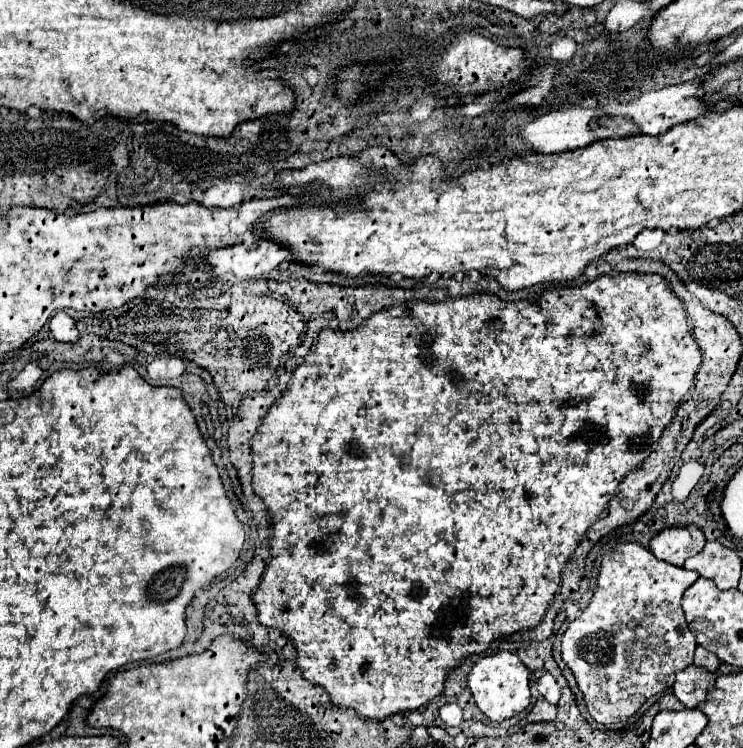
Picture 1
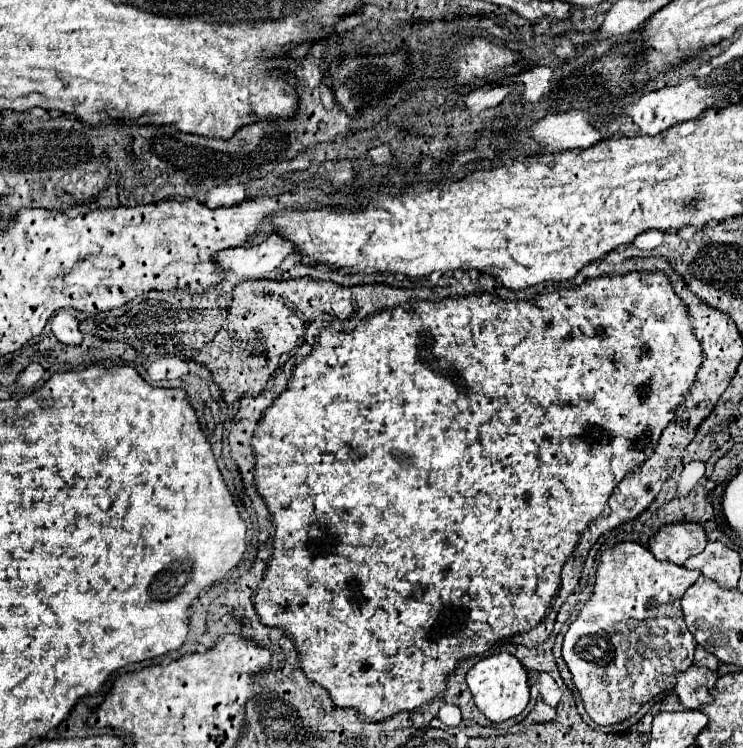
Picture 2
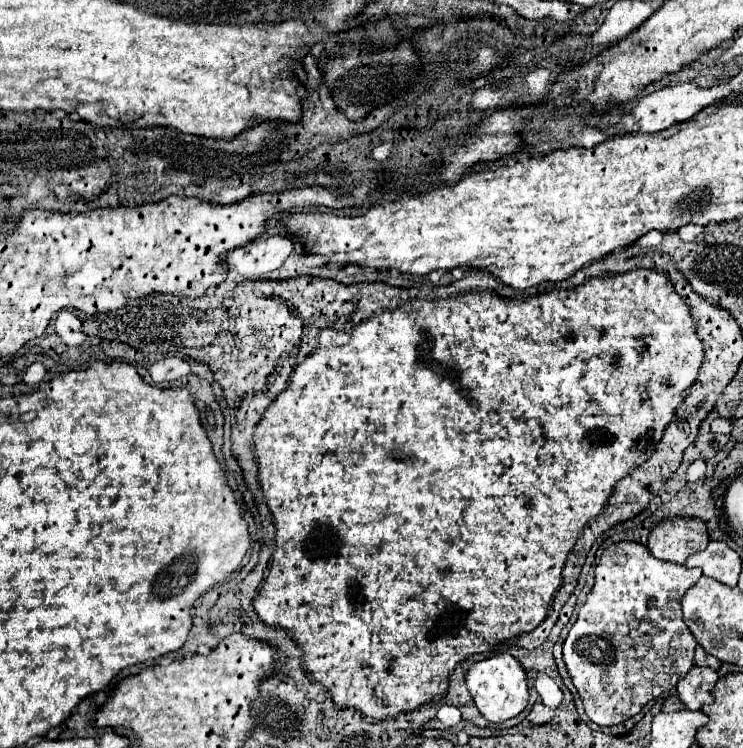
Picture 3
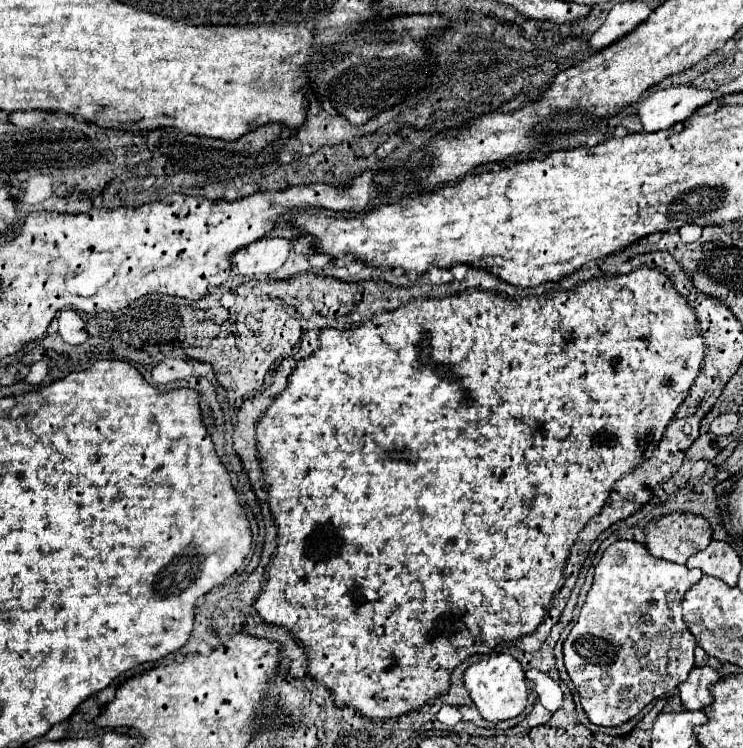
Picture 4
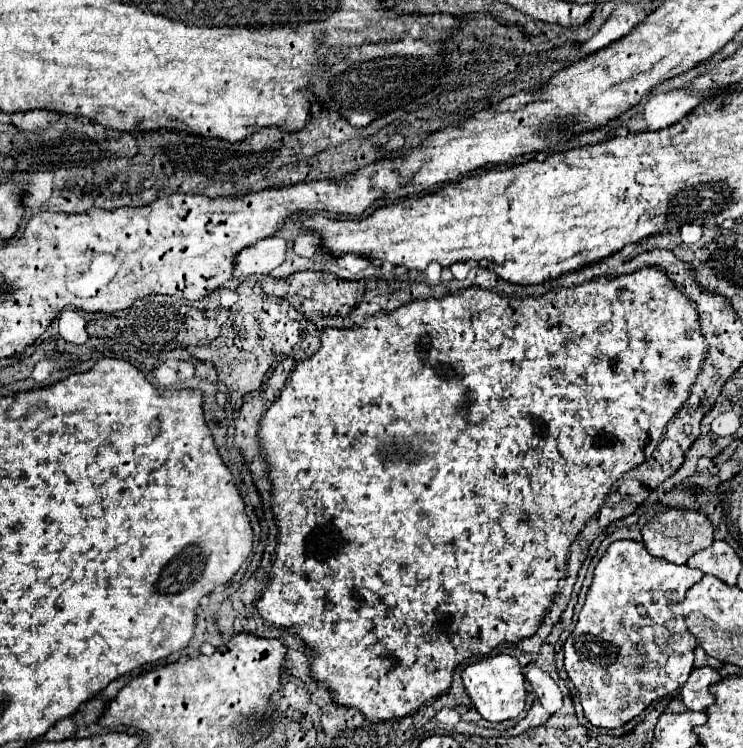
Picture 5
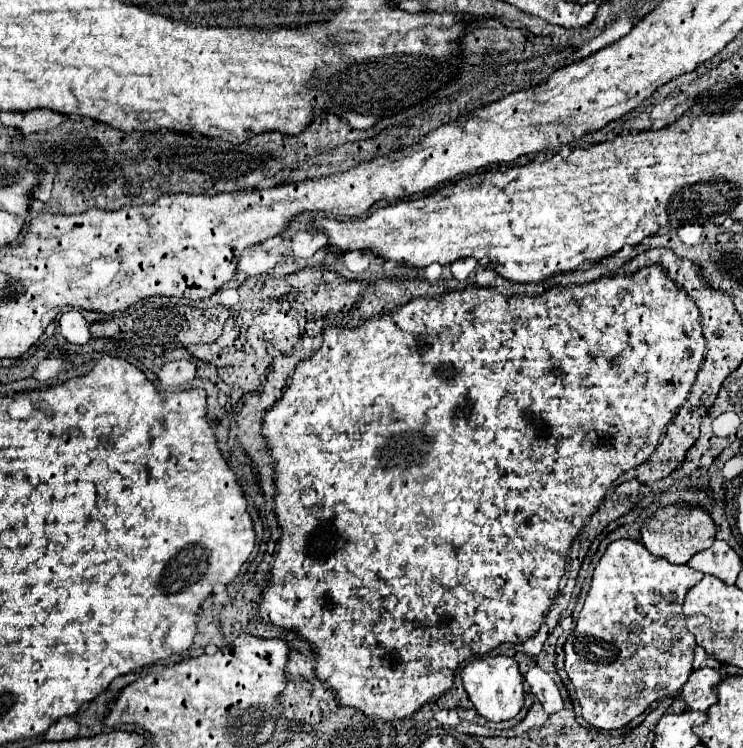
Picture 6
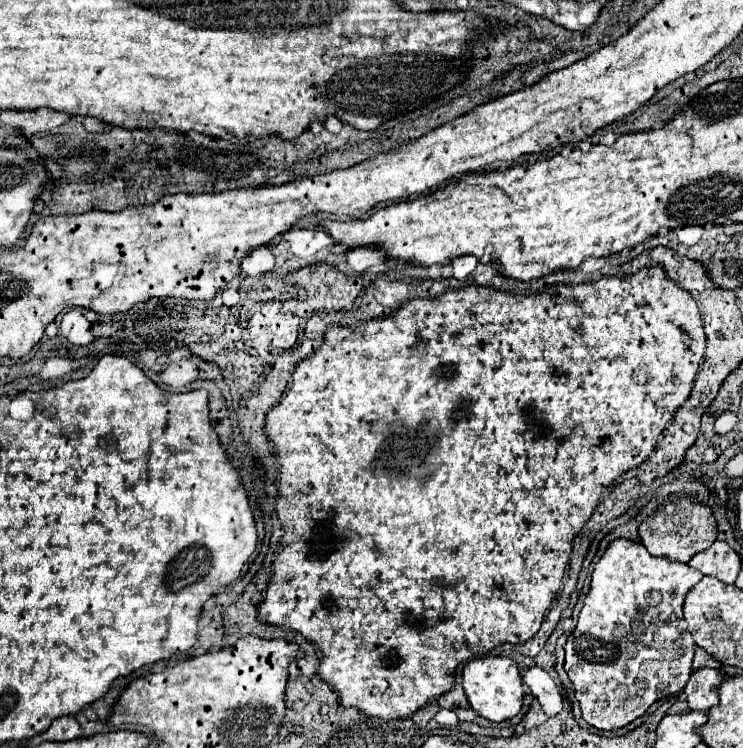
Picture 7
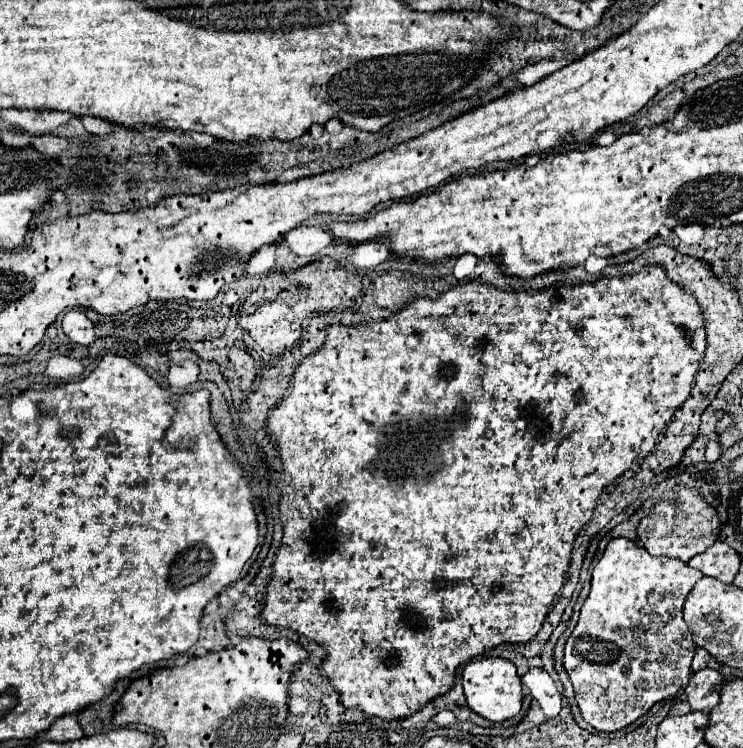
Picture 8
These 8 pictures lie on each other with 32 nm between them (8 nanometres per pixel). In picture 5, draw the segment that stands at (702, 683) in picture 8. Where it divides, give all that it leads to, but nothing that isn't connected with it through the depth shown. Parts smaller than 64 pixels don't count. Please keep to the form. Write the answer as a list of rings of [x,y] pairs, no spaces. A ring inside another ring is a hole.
[[[696,668],[686,684],[680,688],[682,700],[688,710],[706,710],[710,704],[716,702],[714,694],[710,692],[710,686],[714,686],[720,680],[720,674],[714,668]]]

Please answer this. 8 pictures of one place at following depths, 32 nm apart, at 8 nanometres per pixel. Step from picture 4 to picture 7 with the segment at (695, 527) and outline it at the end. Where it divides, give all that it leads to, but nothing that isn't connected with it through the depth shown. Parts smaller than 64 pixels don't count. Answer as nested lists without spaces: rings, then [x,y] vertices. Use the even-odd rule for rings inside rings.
[[[682,492],[682,494],[670,494],[668,504],[658,506],[654,514],[644,518],[638,528],[638,534],[640,534],[640,542],[652,556],[666,556],[670,560],[688,562],[694,554],[714,544],[718,536],[718,524],[712,510],[706,504]]]

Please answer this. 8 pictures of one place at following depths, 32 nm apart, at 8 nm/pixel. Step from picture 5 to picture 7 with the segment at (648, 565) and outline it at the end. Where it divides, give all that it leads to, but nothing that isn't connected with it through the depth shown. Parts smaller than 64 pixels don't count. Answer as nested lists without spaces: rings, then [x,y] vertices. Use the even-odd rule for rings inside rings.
[[[616,538],[592,572],[592,586],[578,616],[574,632],[566,640],[564,670],[574,686],[582,718],[598,730],[618,730],[642,716],[654,702],[684,690],[692,674],[694,640],[682,618],[684,596],[702,580],[702,572],[682,562],[652,556],[642,544]]]

